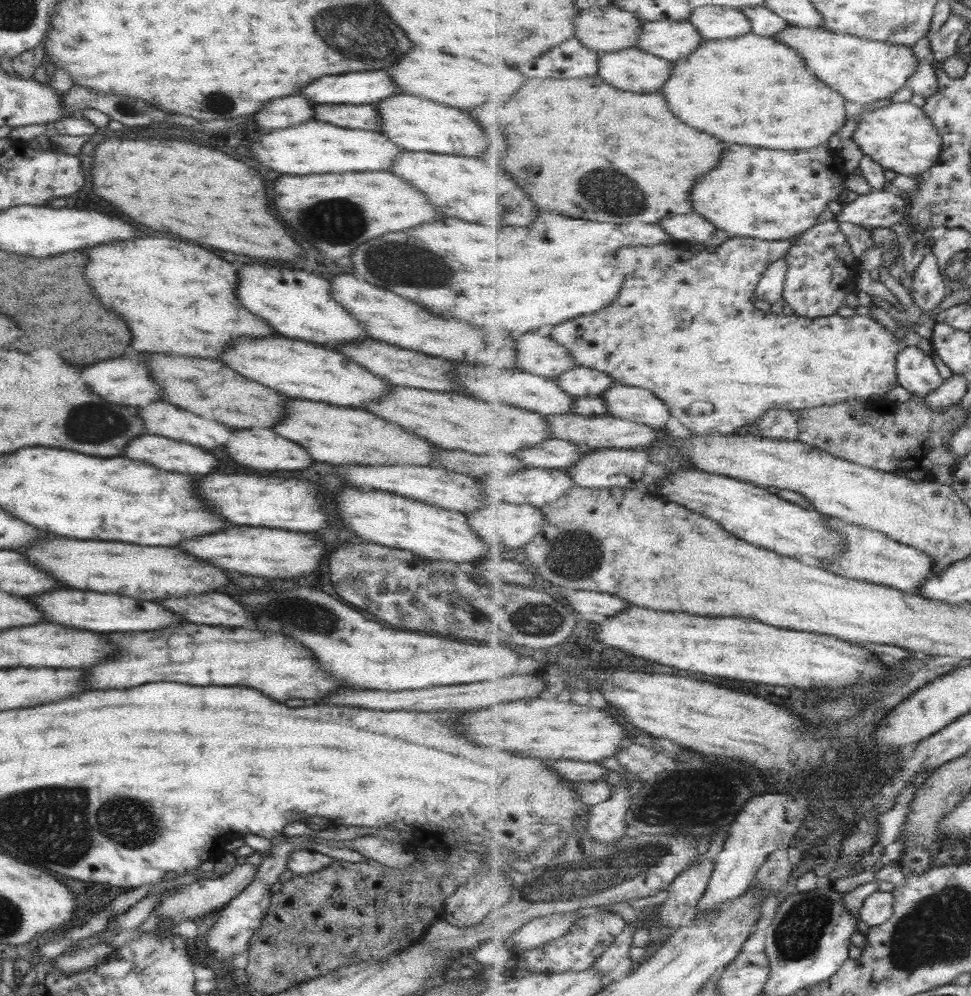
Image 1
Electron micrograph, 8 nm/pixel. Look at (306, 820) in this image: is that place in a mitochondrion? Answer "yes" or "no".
no

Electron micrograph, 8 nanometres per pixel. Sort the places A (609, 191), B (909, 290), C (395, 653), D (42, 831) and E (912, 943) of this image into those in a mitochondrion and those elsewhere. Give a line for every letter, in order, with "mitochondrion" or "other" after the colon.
A: mitochondrion
B: other
C: other
D: mitochondrion
E: mitochondrion

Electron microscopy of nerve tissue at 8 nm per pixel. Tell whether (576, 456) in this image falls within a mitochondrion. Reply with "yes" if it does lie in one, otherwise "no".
no

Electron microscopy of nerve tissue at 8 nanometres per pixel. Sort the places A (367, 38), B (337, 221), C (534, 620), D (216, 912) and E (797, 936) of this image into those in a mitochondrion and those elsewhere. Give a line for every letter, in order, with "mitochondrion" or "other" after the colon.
A: mitochondrion
B: mitochondrion
C: mitochondrion
D: other
E: mitochondrion

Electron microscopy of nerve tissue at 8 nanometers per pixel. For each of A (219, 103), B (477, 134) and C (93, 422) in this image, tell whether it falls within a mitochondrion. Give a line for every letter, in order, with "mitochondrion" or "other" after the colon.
A: mitochondrion
B: other
C: mitochondrion

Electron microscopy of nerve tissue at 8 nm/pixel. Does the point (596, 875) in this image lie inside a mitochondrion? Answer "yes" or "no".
yes

